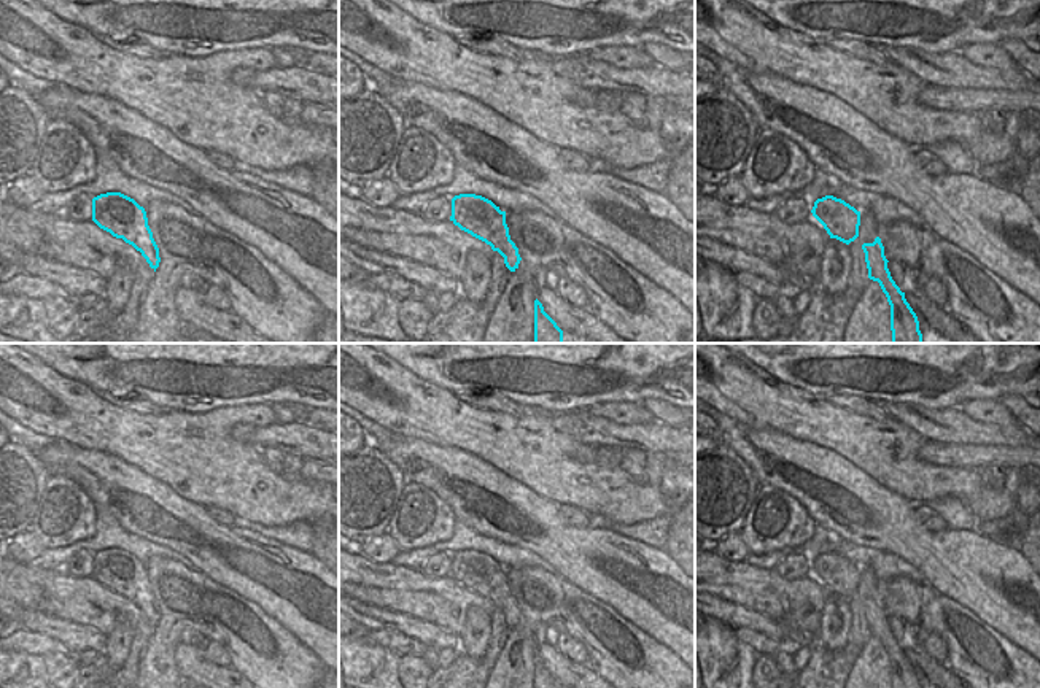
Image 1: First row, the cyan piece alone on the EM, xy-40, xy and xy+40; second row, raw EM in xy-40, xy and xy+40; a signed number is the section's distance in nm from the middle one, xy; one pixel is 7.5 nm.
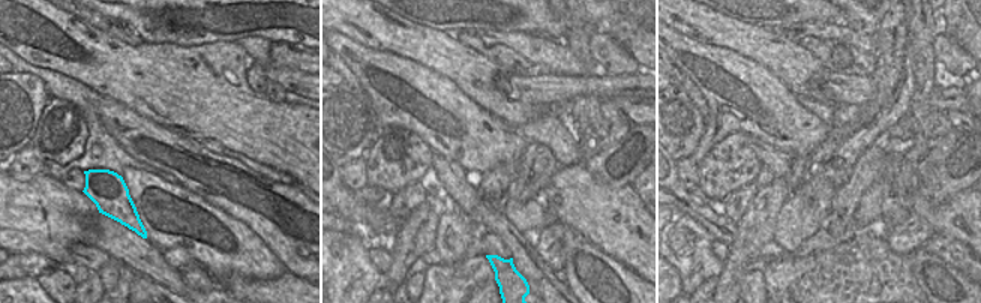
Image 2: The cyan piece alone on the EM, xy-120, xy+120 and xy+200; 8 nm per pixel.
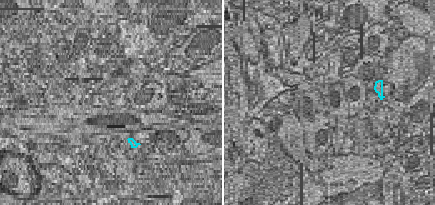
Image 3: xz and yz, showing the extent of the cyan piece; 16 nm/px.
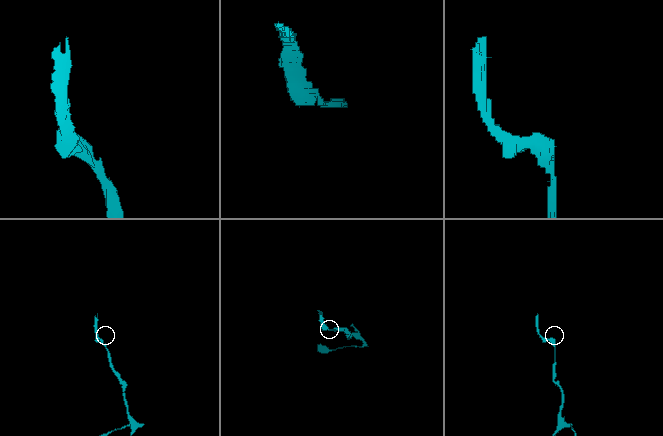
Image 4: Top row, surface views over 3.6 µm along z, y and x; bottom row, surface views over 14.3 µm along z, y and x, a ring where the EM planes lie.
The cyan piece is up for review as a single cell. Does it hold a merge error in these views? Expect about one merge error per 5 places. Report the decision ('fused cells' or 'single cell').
single cell

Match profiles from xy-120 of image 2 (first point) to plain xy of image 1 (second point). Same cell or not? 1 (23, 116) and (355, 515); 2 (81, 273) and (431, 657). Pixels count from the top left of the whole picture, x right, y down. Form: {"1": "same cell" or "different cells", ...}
{"1": "same cell", "2": "different cells"}

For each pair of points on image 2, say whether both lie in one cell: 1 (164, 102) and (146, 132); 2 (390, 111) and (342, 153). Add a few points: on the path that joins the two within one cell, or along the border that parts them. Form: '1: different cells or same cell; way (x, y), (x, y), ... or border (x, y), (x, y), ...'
1: different cells; border (122, 104), (185, 137)
2: different cells; border (363, 92), (372, 107), (377, 132)

